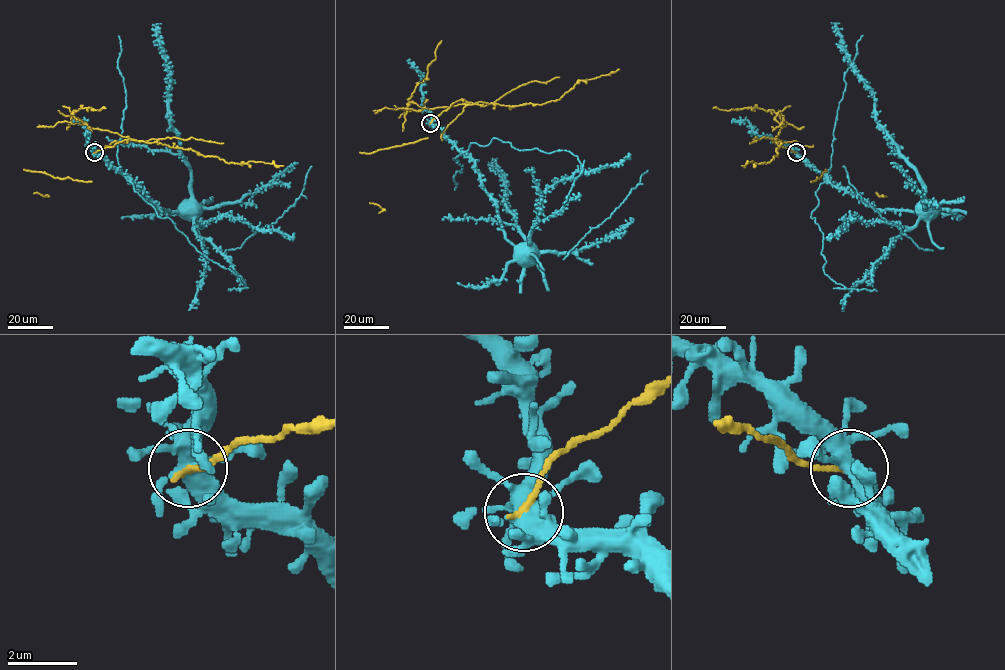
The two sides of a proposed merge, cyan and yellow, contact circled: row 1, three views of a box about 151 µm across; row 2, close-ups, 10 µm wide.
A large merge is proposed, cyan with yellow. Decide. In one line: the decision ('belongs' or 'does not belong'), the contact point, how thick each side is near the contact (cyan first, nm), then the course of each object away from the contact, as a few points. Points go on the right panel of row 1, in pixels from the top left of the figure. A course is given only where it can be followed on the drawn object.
does not belong; at (796, 152); 440 nm thick on the cyan side, 170 nm on the other; cyan runs (795, 152), (825, 174), (836, 187), (861, 197), (875, 209), (932, 210); yellow runs (795, 152), (781, 147), (772, 139), (779, 147), (776, 150), (777, 156), (767, 163), (752, 161), (742, 166)

